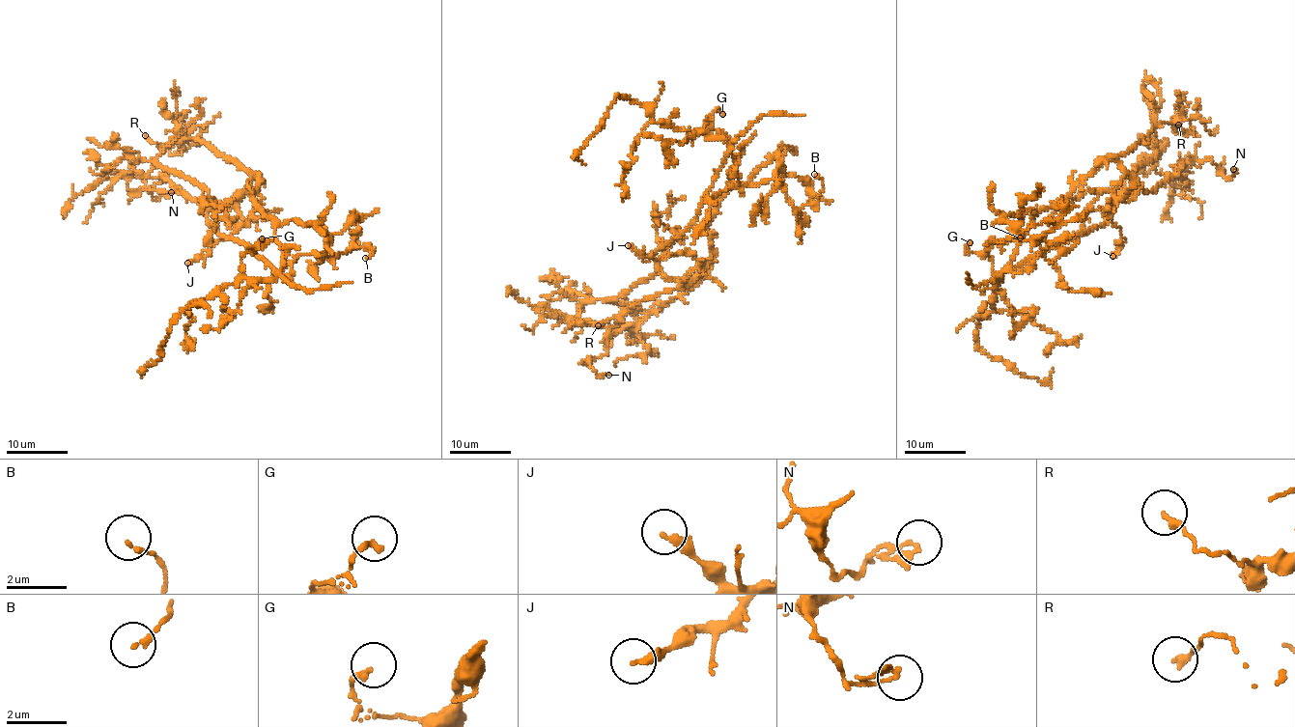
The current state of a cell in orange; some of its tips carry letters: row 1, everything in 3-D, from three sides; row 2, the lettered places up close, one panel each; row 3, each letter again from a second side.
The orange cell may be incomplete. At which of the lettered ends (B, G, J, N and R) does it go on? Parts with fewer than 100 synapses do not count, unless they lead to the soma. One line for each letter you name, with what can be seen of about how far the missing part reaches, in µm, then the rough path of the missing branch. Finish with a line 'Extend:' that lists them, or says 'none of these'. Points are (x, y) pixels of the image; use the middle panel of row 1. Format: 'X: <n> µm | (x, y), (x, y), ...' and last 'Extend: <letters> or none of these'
Extend: none of these

